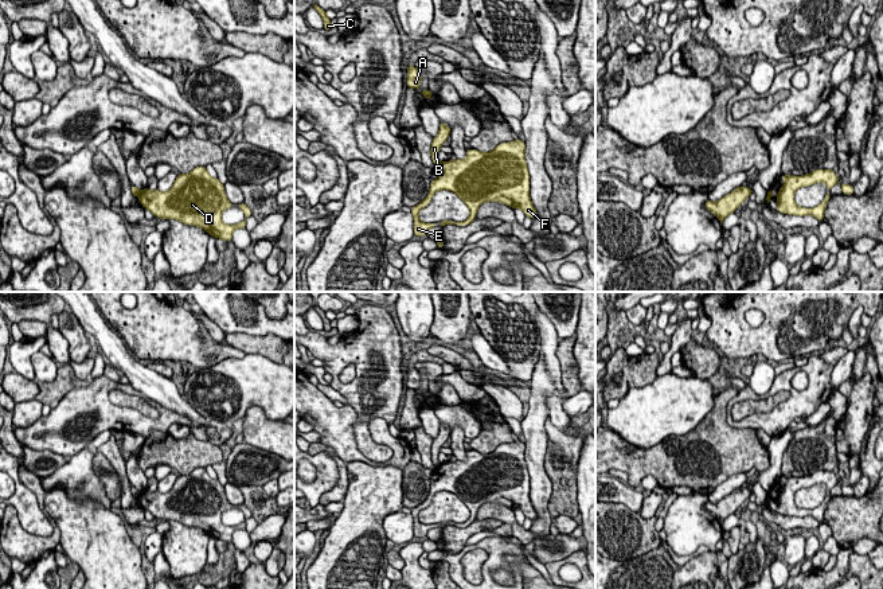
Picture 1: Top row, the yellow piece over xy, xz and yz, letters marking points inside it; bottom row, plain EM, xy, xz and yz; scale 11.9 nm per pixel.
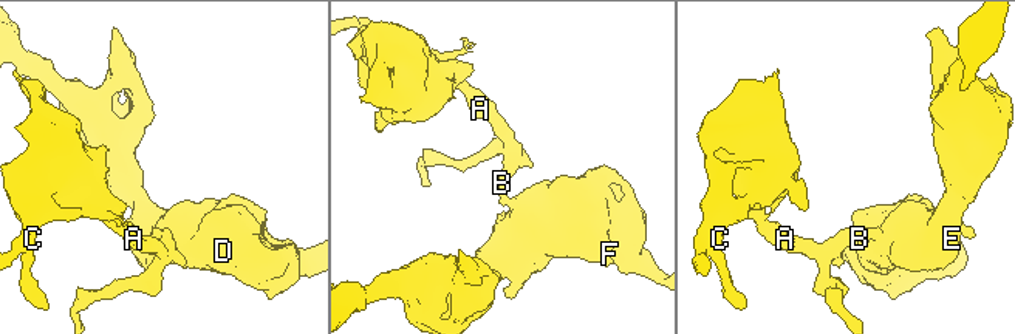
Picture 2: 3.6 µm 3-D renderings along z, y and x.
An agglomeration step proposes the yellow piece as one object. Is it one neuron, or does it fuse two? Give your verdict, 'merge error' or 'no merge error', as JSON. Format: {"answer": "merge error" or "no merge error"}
{"answer": "merge error"}

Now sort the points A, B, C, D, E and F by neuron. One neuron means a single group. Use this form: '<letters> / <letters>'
A B C / D E F

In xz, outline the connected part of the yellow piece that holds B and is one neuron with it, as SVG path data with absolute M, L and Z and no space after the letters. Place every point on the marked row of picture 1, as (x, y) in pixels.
M441 122L439 124L439 132L433 139L431 151L430 151L431 160L433 160L434 165L435 165L435 168L441 164L441 161L438 160L439 148L442 147L442 144L446 141L446 139L449 136L450 136L450 128L449 128L449 125Z

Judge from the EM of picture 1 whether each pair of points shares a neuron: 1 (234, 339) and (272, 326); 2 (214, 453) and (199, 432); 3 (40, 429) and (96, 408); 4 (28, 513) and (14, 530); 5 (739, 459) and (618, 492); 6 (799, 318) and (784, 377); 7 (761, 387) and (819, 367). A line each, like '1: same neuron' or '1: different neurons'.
1: different neurons
2: different neurons
3: same neuron
4: different neurons
5: different neurons
6: different neurons
7: different neurons

